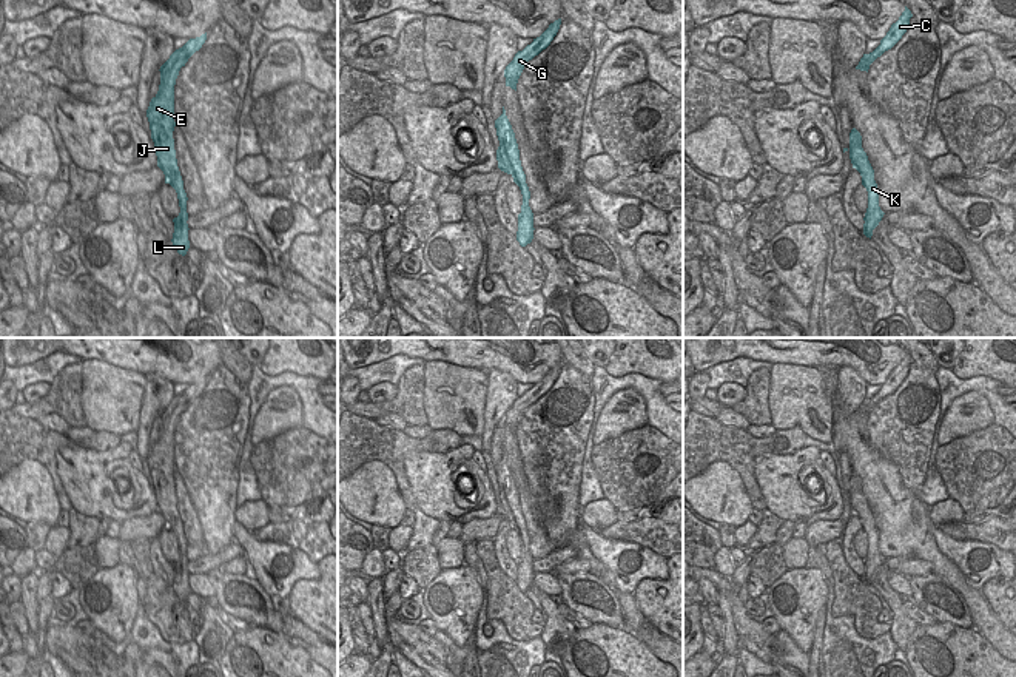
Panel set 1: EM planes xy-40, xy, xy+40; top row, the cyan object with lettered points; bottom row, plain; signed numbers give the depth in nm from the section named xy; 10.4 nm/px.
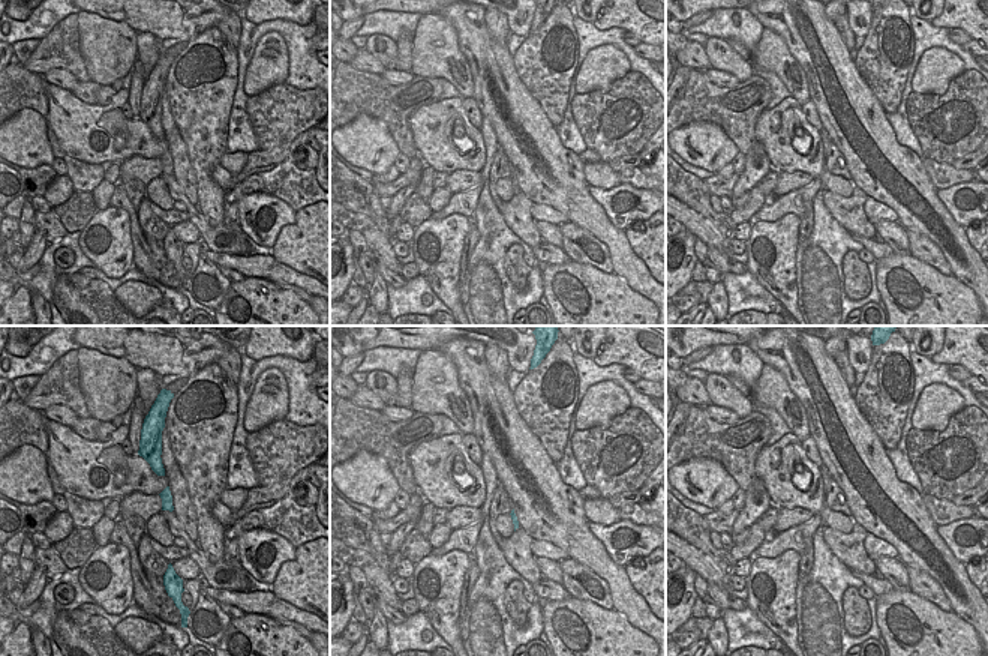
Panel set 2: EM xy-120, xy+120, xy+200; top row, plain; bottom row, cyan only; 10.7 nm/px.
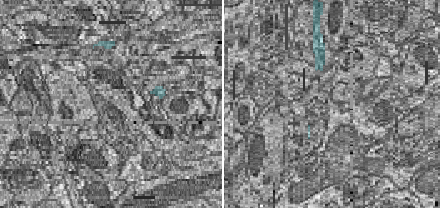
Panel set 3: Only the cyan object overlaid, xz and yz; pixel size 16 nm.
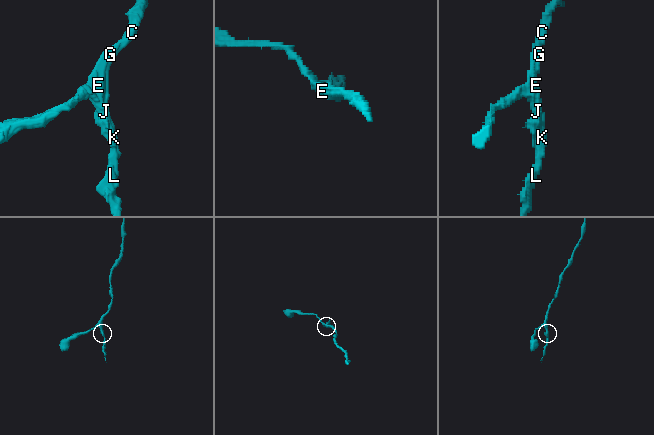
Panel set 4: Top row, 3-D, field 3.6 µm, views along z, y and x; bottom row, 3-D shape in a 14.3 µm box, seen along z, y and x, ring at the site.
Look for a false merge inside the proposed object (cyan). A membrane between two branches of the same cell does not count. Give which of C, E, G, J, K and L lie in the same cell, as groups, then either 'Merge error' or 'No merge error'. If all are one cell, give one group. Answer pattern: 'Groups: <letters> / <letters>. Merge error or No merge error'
Groups: C E G J K L. No merge error

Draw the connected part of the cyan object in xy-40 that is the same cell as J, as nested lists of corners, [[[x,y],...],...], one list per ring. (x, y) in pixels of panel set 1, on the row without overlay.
[[[207,378],[200,382],[190,384],[182,393],[176,395],[170,404],[160,412],[160,430],[157,440],[151,444],[146,455],[150,467],[151,484],[157,501],[157,512],[165,520],[165,529],[170,529],[179,544],[180,558],[173,564],[174,578],[173,591],[179,600],[185,601],[190,594],[188,586],[188,558],[187,558],[187,538],[183,526],[177,512],[173,477],[174,467],[174,430],[179,416],[188,404],[202,393],[207,386]]]

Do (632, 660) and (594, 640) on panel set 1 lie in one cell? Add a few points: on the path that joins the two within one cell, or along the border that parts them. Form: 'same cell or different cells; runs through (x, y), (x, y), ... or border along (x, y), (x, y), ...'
same cell; runs through (623, 660), (614, 660), (603, 650)

